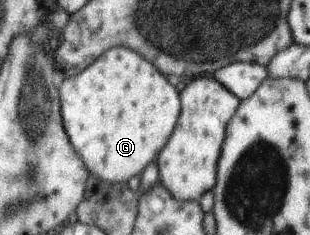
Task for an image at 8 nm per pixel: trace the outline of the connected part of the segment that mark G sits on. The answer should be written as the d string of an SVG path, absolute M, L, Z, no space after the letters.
M116 46L98 56L86 69L64 77L59 83L60 115L67 136L82 158L88 171L108 183L122 183L141 175L144 168L156 161L160 150L176 127L181 101L179 92L150 61L133 49Z

